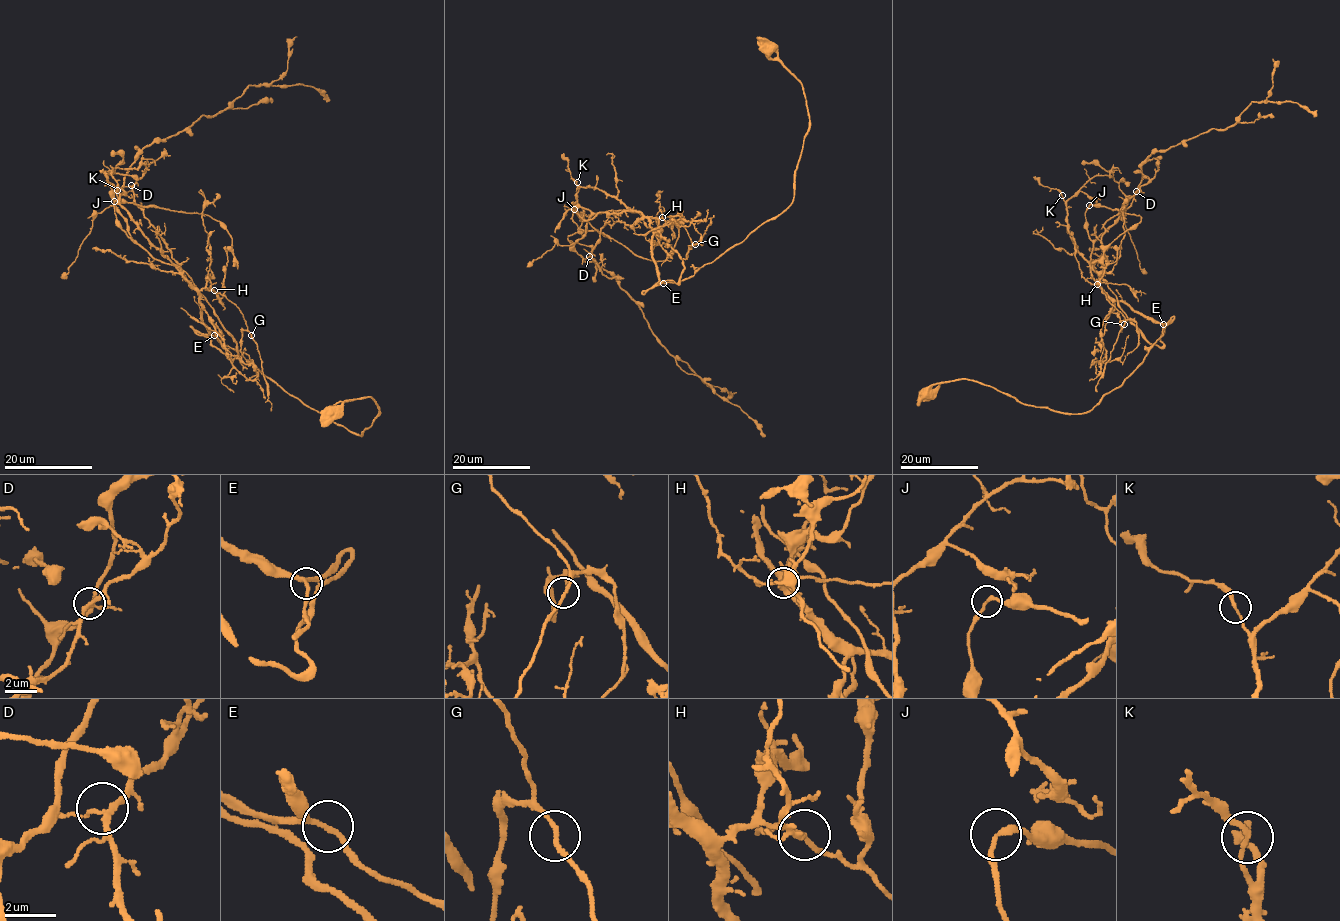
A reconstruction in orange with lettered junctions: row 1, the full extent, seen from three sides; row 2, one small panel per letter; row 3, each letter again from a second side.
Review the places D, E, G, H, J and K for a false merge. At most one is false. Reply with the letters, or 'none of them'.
none of them

